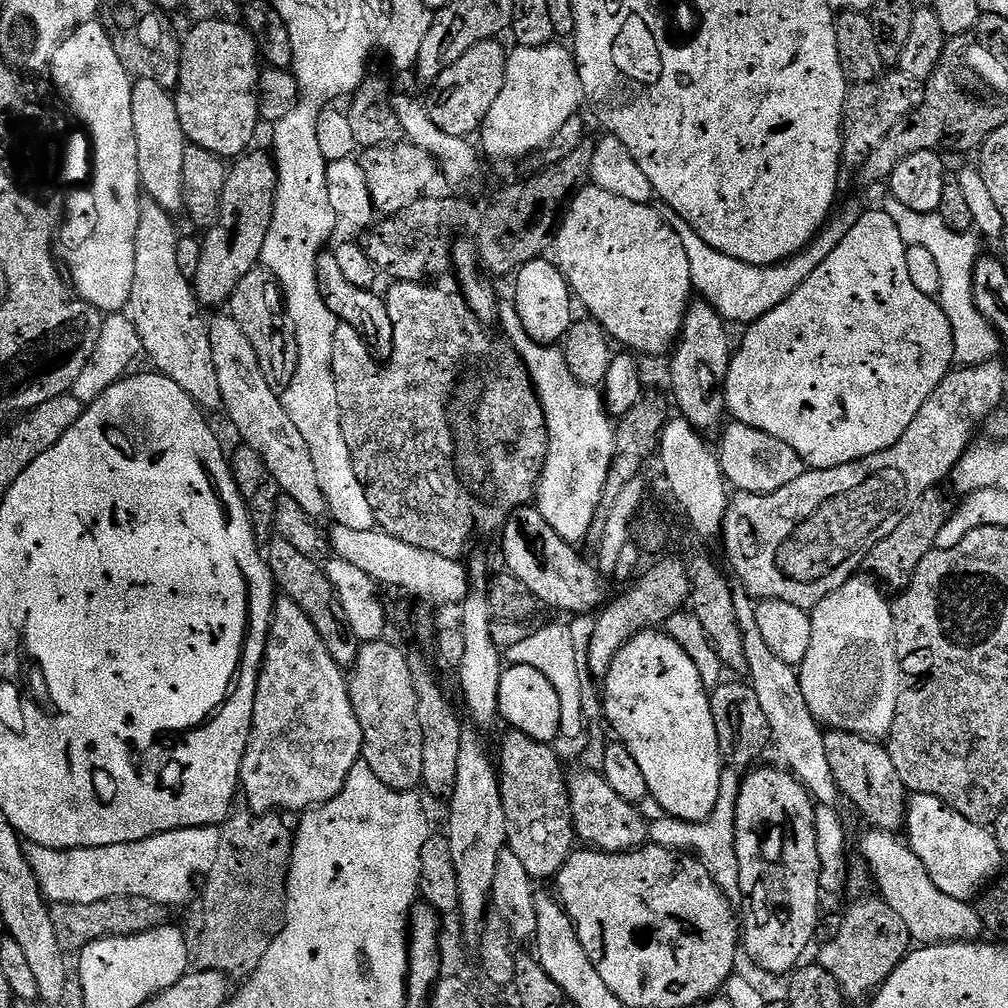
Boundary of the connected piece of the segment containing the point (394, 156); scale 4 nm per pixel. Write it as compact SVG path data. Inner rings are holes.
M407 142L383 144L382 146L363 149L362 167L364 170L364 177L366 178L366 186L370 190L373 209L375 209L377 213L384 212L380 214L383 214L388 218L392 218L397 214L403 214L409 211L412 204L422 199L425 193L431 189L428 187L435 182L436 176L438 180L438 165L435 158L426 150L422 150L418 146L414 146Z

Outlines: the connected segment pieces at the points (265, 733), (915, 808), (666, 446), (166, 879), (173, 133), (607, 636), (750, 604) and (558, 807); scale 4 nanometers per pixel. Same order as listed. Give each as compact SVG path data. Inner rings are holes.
M287 598L277 599L256 683L252 729L240 767L240 788L242 796L248 799L247 807L257 814L284 810L280 808L289 808L300 814L317 804L333 800L342 790L350 770L354 770L362 758L363 751L362 728L358 726L358 718L350 702L345 669L330 658L326 642L322 642L318 630L314 630L314 622L310 622L302 612L302 606Z
M917 792L907 797L906 841L934 885L950 898L971 901L1001 871L1000 847L995 835L984 827L983 823L962 818L962 814L930 794Z
M673 417L668 420L659 435L658 455L662 460L662 464L664 464L664 481L667 482L675 500L680 504L695 532L702 536L716 535L717 537L724 525L724 514L728 501L726 490L728 491L728 488L720 468L719 457L713 449L711 451L708 448L701 436L703 435L684 417Z
M179 828L169 832L160 832L138 842L119 844L118 846L98 846L97 848L47 848L37 844L24 844L24 853L34 870L45 897L52 904L89 904L102 902L115 896L137 896L150 898L150 902L173 906L184 904L192 895L197 895L198 881L207 876L212 859L218 854L220 828Z
M136 80L130 94L130 114L134 114L134 142L138 142L138 174L140 187L147 199L153 200L170 214L184 208L182 186L182 154L186 141L182 122L178 122L175 95L158 82Z
M660 560L648 568L617 600L612 600L599 609L594 620L594 634L590 640L589 670L596 678L607 676L612 659L618 650L639 632L662 626L670 614L681 611L688 600L688 574L686 564L681 560Z
M739 584L733 585L732 605L734 606L735 621L738 622L739 633L742 634L743 654L746 674L752 689L758 695L758 703L761 705L762 714L766 719L771 743L776 744L779 754L784 758L787 769L799 780L800 784L807 789L812 798L823 807L833 807L839 801L839 788L830 775L830 764L826 759L826 746L824 742L824 732L821 725L816 723L813 715L810 714L806 706L806 700L802 696L799 673L795 667L786 662L782 662L770 646L766 645L766 640L762 636L762 630L758 629L755 599Z
M515 730L505 731L504 741L500 744L500 764L498 760L498 779L500 781L500 797L502 810L506 814L506 848L513 852L522 862L526 873L533 881L540 882L555 877L560 867L568 860L574 851L578 837L572 826L572 811L568 805L568 788L566 774L560 770L560 756L552 744L543 744L526 734Z

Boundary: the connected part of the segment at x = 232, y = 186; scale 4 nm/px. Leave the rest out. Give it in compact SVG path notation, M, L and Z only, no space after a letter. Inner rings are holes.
M249 150L228 168L220 207L211 221L212 229L202 236L202 262L194 277L194 291L201 305L231 301L236 283L261 263L262 246L272 221L272 202L276 197L276 161L267 151Z

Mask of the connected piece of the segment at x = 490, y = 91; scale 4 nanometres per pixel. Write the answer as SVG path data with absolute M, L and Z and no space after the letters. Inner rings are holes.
M499 39L478 42L454 66L442 70L440 77L430 85L432 92L426 99L426 107L434 126L446 130L446 134L463 136L465 138L479 133L484 125L488 108L494 106L494 101L501 93L506 82L505 66L508 64L508 50L503 47Z

